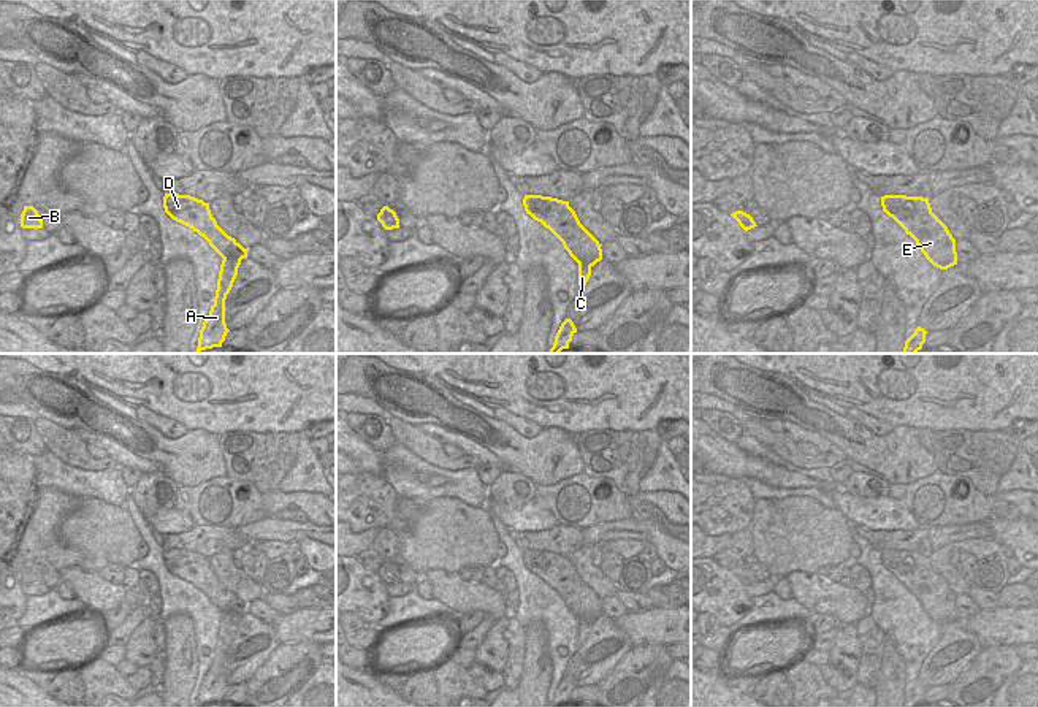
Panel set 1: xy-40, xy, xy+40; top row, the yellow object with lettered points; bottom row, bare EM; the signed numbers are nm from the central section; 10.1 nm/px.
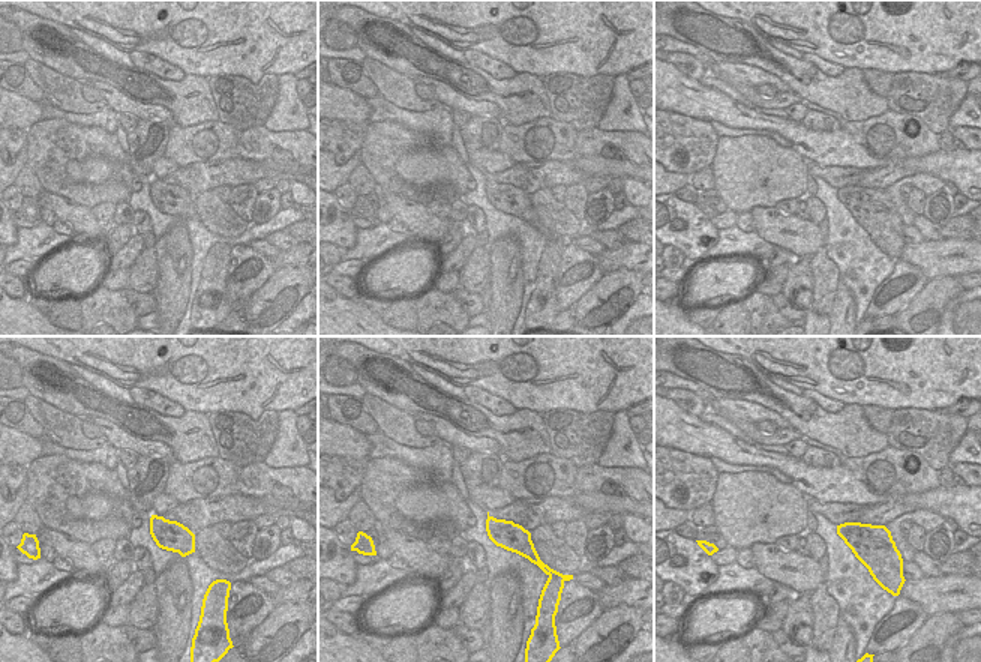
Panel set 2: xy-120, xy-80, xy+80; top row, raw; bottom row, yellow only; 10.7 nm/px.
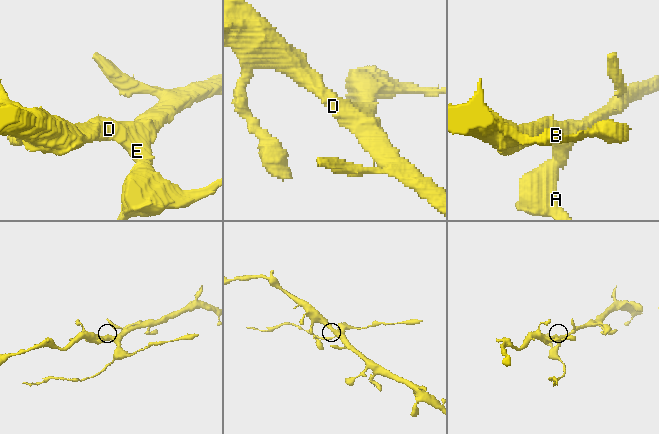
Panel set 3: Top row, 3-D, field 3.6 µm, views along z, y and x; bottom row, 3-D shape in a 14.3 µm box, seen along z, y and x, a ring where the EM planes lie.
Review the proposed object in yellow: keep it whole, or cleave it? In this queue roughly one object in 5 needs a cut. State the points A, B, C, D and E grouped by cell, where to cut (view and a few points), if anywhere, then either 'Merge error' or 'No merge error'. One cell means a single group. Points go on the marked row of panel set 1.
Groups: A C / B D E. Split along xy-40 (224, 257), (236, 257), (240, 260). Merge error.

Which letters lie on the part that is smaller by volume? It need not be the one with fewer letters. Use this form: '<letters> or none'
A, C.

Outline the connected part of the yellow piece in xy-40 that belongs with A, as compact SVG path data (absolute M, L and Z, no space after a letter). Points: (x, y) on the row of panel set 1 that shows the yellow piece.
M239 258L222 260L214 304L211 306L209 315L206 317L200 330L197 347L198 354L206 349L222 347L222 342L225 341L225 336L230 331L225 323L225 300L238 276L239 265Z

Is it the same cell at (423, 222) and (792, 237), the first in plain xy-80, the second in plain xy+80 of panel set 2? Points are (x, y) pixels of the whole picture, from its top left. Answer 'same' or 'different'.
same

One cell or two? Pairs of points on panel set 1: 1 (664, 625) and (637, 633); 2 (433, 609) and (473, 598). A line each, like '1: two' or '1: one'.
1: one
2: two

